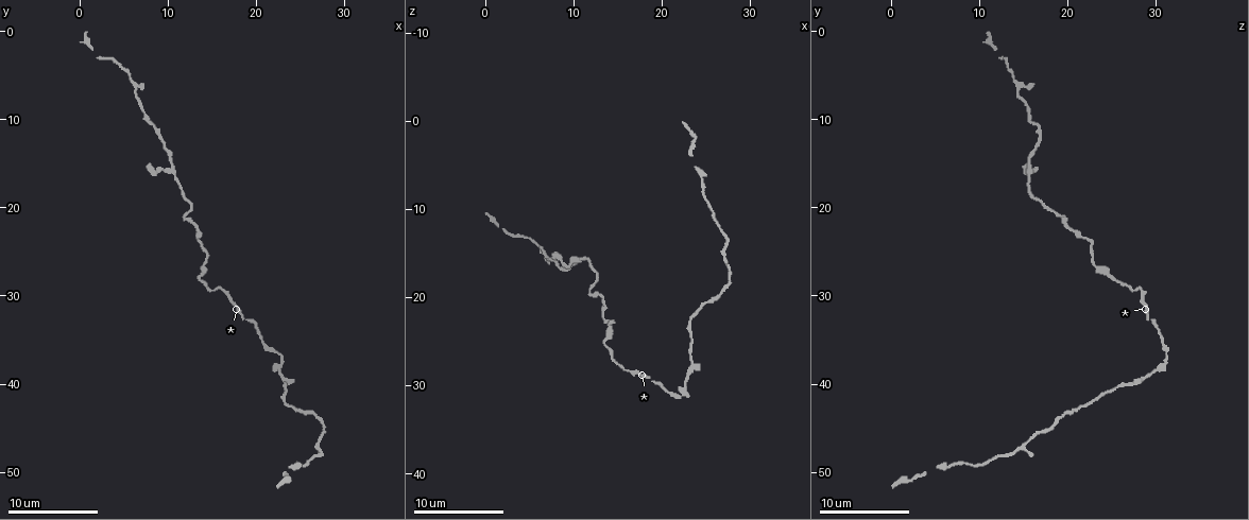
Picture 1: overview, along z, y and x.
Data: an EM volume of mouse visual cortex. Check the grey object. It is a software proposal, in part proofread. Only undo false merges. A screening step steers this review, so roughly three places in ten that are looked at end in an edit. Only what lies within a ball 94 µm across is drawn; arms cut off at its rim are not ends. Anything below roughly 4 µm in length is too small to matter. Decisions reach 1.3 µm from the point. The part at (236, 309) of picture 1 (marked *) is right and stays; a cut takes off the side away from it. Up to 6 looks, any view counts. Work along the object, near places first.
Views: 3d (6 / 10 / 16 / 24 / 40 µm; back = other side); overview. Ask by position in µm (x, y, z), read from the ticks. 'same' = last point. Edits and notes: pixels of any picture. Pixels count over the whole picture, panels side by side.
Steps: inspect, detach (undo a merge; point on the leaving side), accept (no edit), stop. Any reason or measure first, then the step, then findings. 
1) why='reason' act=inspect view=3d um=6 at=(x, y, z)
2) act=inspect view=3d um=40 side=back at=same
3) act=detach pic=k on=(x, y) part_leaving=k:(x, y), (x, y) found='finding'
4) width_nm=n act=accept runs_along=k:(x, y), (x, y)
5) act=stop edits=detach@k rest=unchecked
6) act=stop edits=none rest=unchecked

why='thin neck' act=inspect view=3d um=10 at=(22.6, 36.6, 31.2)

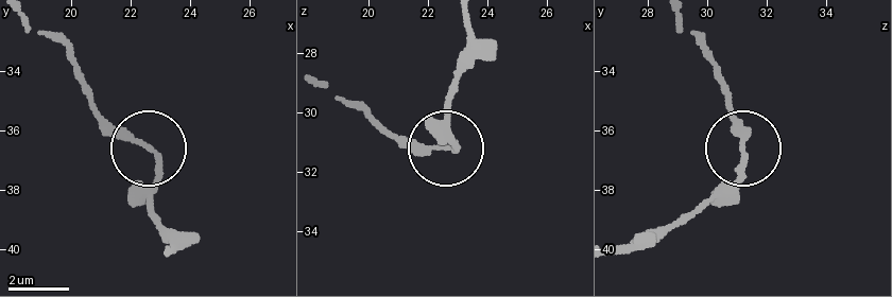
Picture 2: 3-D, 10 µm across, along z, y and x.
act=accept found='one neuron here'

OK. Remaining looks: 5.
why='narrows sharply' act=inspect view=3d um=6 at=(9.6, 12.6, 16.6)

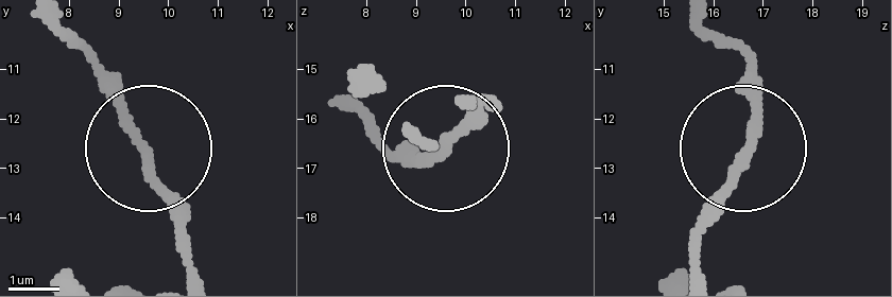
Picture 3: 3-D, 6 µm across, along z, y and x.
act=accept runs_along=3:(194, 272), (182, 209), (89, 48) found='one neuron here'

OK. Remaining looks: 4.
why='thick turns thin' act=inspect view=3d um=16 at=(11.8, 21.0, 19.4)

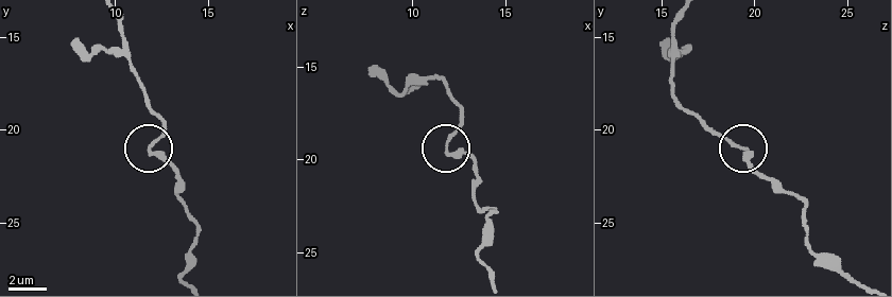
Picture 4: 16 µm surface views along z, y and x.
why='zoom in' act=inspect view=3d um=6 at=same

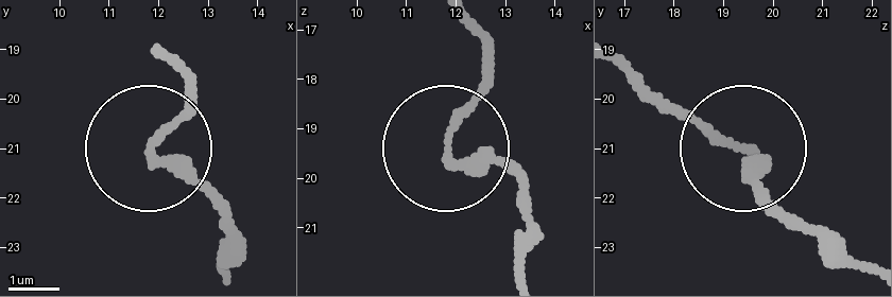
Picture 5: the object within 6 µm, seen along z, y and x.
act=accept runs_along=5:(527, 272), (522, 182), (463, 157), (450, 132), (489, 60) found='one neuron here'

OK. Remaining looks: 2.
act=stop edits=none rest=unchecked

